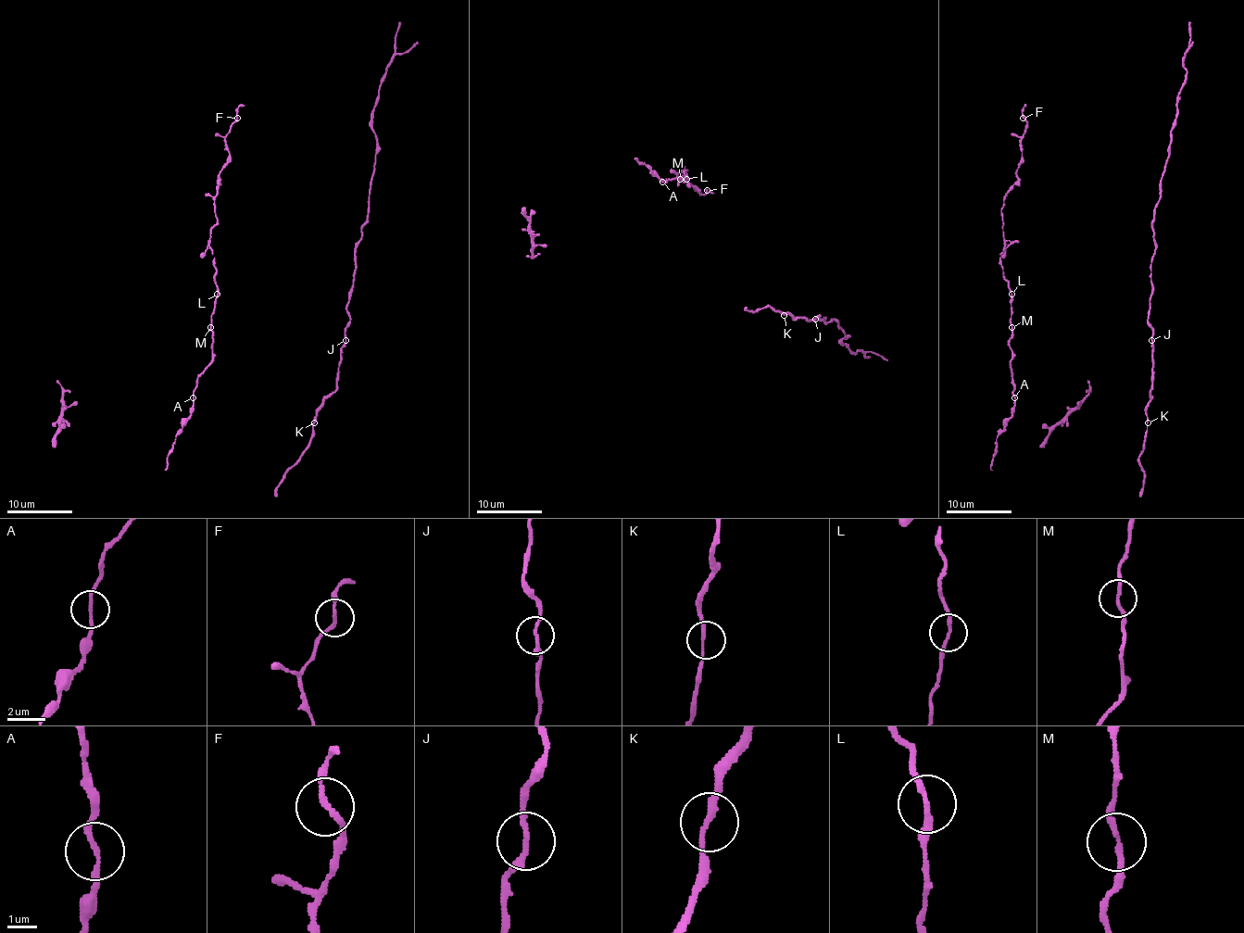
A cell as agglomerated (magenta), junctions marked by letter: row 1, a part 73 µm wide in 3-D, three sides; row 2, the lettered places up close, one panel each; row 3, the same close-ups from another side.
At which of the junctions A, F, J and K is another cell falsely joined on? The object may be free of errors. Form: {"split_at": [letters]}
{"split_at": []}

